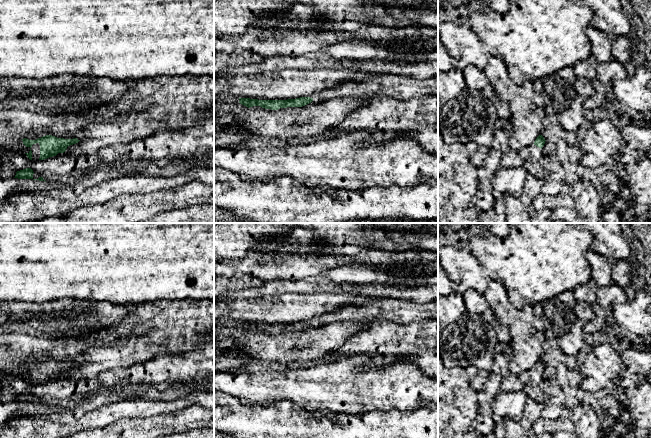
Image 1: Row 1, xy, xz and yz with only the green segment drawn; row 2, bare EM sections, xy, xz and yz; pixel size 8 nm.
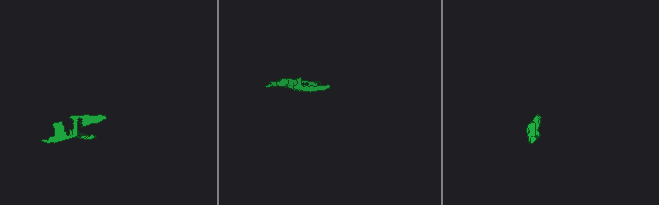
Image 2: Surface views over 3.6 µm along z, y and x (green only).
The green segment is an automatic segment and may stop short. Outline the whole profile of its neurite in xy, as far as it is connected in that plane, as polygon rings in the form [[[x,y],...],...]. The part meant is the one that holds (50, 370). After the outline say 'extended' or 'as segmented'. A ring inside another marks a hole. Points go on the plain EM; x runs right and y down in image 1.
[[[46,359],[36,364],[22,363],[26,371],[30,371],[30,375],[25,377],[30,384],[44,384],[49,381],[56,380],[58,377],[64,377],[68,370],[78,367],[77,362],[64,363],[57,362],[52,359]]]; extended

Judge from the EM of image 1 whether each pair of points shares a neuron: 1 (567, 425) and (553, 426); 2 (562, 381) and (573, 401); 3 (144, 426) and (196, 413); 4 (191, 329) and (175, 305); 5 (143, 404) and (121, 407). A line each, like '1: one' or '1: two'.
1: one
2: one
3: one
4: one
5: one

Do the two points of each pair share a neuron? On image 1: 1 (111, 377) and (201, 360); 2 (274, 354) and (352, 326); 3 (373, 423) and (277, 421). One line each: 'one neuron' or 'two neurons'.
1: one neuron
2: one neuron
3: one neuron

